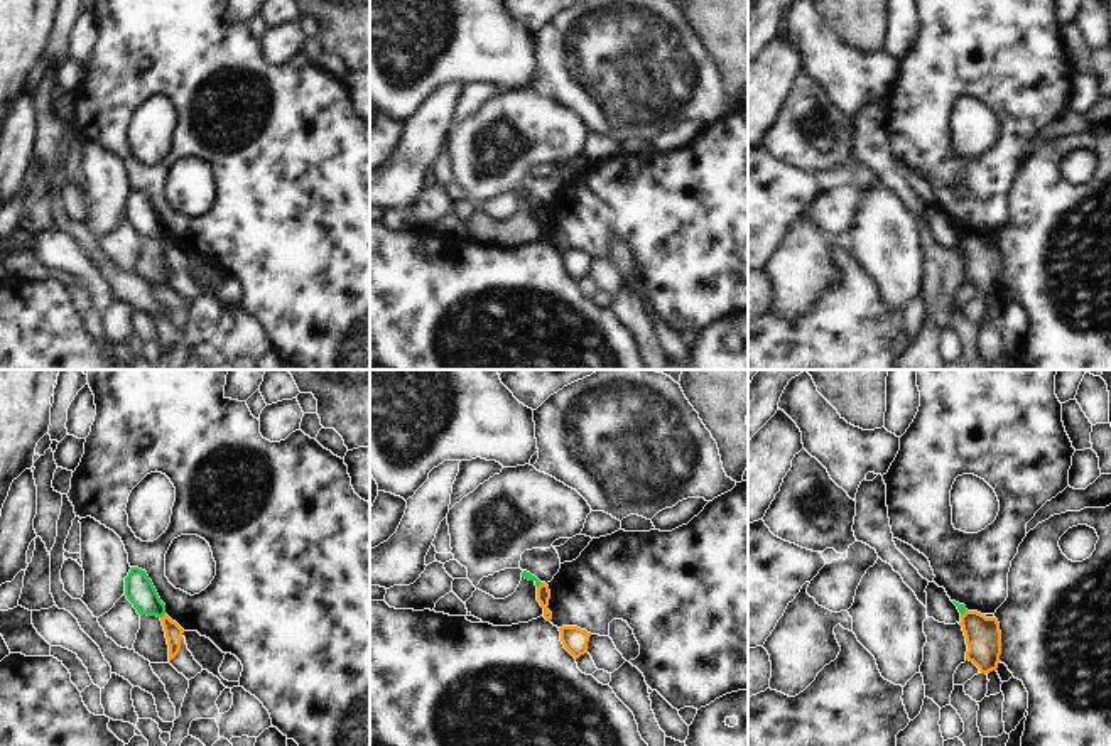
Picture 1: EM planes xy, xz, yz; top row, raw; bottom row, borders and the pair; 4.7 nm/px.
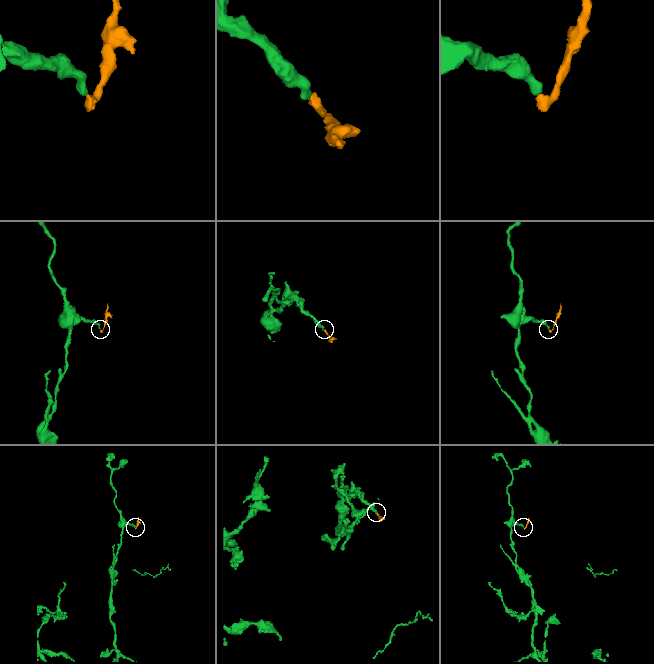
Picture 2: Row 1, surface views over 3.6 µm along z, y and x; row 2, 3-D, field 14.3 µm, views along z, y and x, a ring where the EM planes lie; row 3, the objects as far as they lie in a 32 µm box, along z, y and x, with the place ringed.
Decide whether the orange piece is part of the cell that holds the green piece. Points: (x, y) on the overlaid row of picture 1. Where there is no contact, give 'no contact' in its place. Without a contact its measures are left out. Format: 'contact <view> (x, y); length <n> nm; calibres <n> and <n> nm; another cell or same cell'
contact xy (162, 615); length 40 nm; calibres 140 and 80 nm; another cell

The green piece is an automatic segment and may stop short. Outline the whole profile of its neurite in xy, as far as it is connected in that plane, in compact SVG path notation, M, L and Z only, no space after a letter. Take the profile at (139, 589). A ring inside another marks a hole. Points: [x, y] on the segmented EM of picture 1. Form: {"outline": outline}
{"outline": "M132 567L125 577L125 596L140 616L162 618L165 614L165 604L160 601L147 572L138 567Z"}

